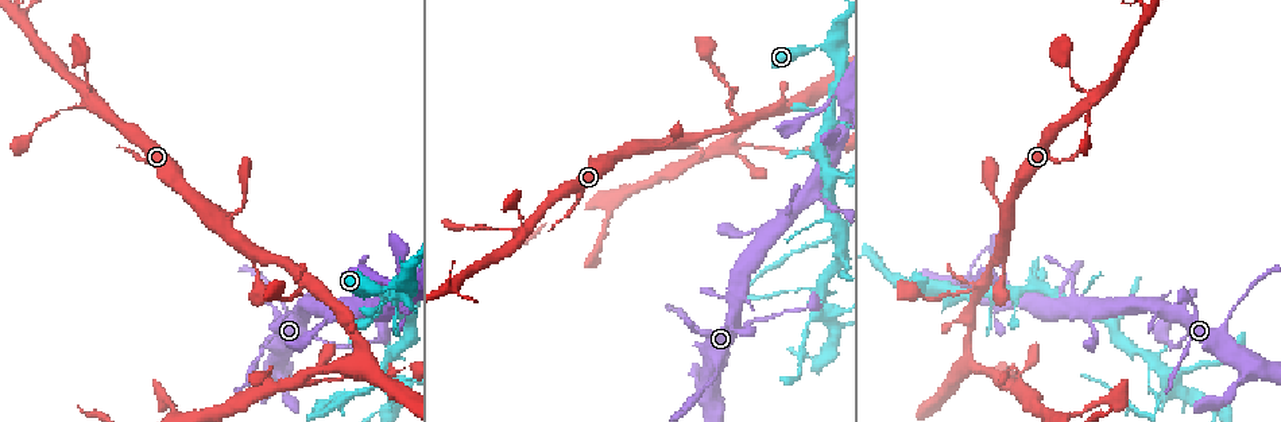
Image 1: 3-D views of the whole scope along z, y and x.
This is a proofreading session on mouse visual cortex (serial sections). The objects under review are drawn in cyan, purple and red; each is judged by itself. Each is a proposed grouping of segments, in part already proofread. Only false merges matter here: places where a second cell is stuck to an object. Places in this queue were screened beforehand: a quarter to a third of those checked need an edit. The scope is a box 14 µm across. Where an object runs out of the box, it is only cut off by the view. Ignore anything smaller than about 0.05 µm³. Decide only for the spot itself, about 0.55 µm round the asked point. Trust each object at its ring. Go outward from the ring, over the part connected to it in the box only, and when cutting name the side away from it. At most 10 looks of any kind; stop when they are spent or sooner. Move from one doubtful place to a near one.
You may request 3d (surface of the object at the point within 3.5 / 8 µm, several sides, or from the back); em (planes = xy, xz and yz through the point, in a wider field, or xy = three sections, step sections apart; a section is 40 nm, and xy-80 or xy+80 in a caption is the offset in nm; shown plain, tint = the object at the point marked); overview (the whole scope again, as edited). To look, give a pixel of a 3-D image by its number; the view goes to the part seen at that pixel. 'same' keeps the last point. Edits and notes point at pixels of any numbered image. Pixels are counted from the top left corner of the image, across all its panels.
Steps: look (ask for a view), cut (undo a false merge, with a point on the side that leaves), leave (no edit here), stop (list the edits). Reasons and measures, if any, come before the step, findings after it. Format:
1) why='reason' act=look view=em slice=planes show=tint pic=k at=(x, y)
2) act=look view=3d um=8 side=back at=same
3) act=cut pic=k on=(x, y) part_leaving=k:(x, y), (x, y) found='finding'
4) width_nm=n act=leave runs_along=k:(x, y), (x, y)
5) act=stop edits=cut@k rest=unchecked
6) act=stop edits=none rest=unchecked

why='thin neck' act=look view=3d um=3.5 pic=1 at=(493, 229)

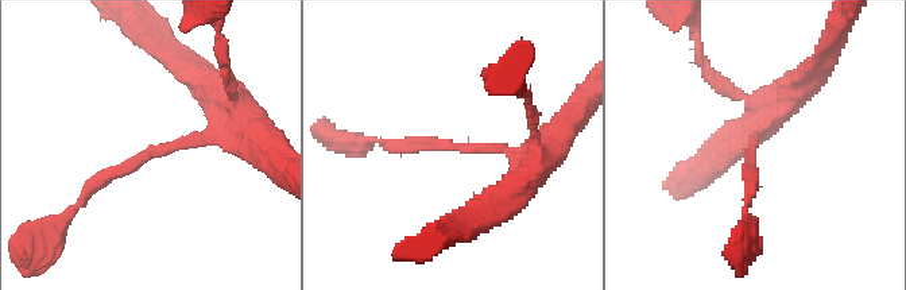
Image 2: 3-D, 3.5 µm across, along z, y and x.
why='need the tissue' act=look view=em slice=xy step=1 show=tint pic=2 at=(154, 149)

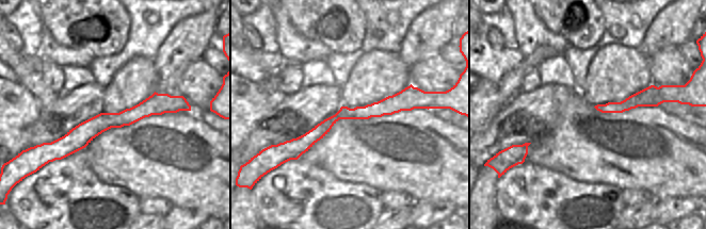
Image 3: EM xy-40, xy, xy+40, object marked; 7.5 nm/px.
why='cut it another way' act=look view=em slice=xy step=2 show=tint at=same

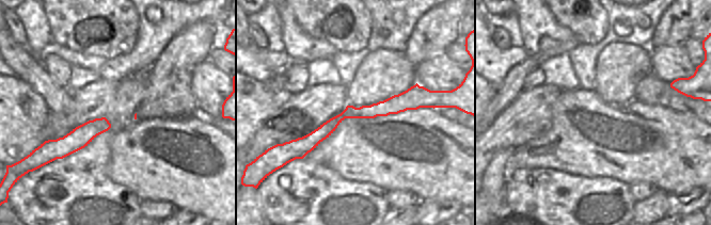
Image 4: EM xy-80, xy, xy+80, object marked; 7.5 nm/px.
arm_widths_nm=150,150 act=leave runs_along=2:(244, 124), (153, 149), (78, 198) found='all the same cell'

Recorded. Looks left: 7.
why='narrows sharply' act=look view=3d um=8 pic=1 at=(729, 144)

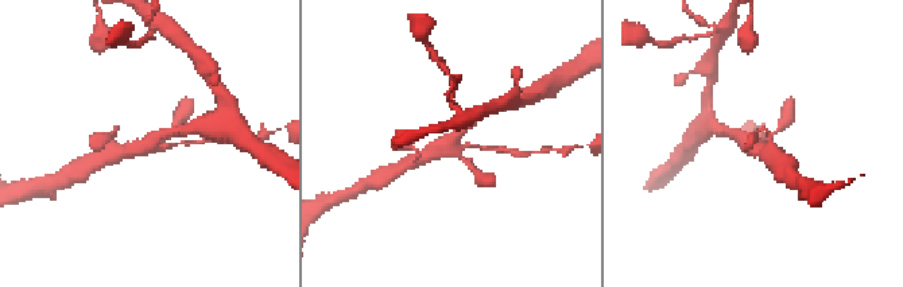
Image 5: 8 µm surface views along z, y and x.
arms=4 arm_widths_nm=100,150,200,400 act=look view=em slice=xy step=2 show=tint pic=5 at=(152, 143)

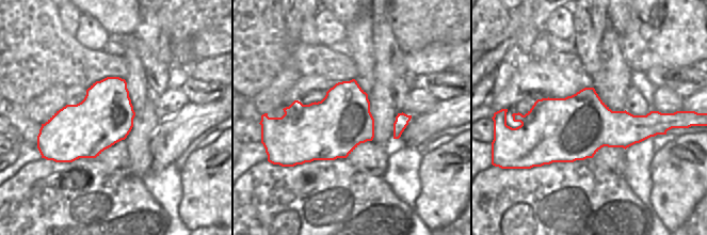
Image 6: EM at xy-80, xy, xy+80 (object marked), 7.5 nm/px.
width_nm=460 act=cut pic=5 on=(499, 148) part_leaving=5:(473, 146), (520, 154), (528, 152) found='a second cell is stuck on'

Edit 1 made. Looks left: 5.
why='redraw' act=look view=overview

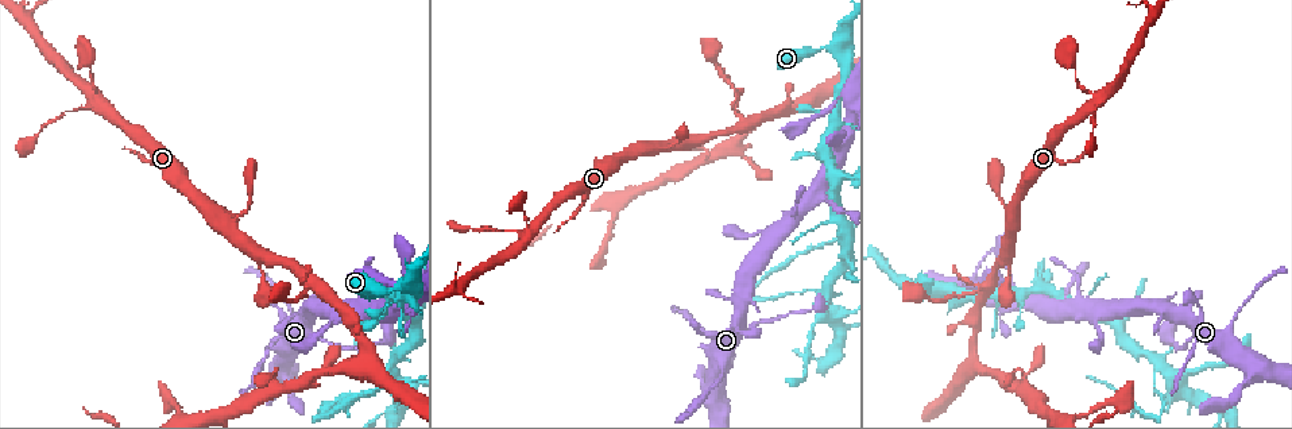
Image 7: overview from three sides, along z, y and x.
why='sudden change in width' act=look view=3d um=8 pic=7 at=(722, 370)

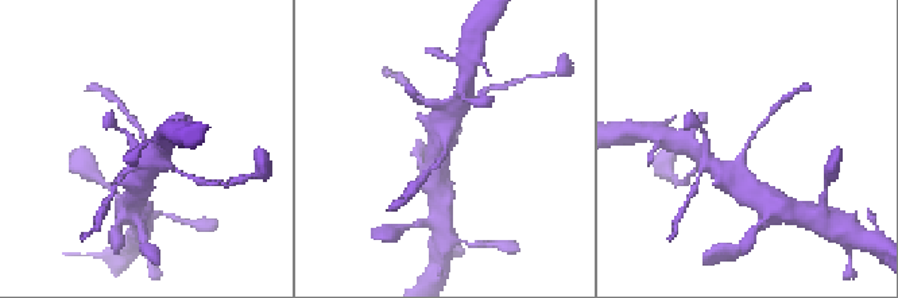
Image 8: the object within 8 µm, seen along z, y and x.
arm_widths_nm=150,600 act=look view=em slice=xy step=1 show=tint pic=8 at=(744, 148)

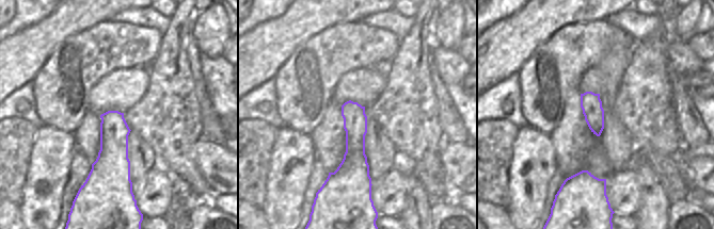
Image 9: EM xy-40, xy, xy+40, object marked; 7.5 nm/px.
act=cut pic=8 on=(131, 117) part_leaving=8:(143, 135), (138, 123), (112, 96) found='two cells meet here'

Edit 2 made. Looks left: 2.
why='a fork' act=look view=3d um=3.5 pic=7 at=(825, 292)

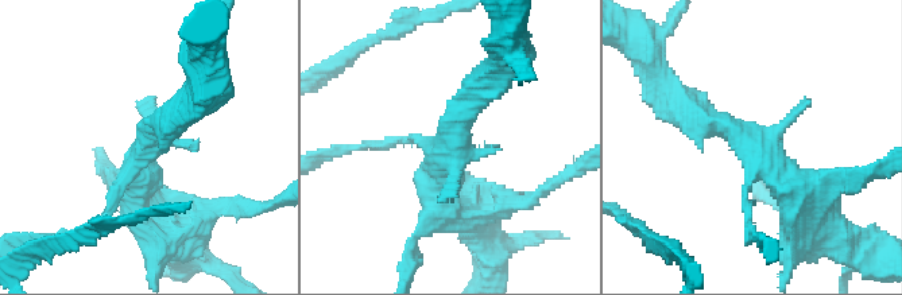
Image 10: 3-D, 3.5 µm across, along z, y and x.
act=look view=em slice=planes show=tint pic=10 at=(752, 152)

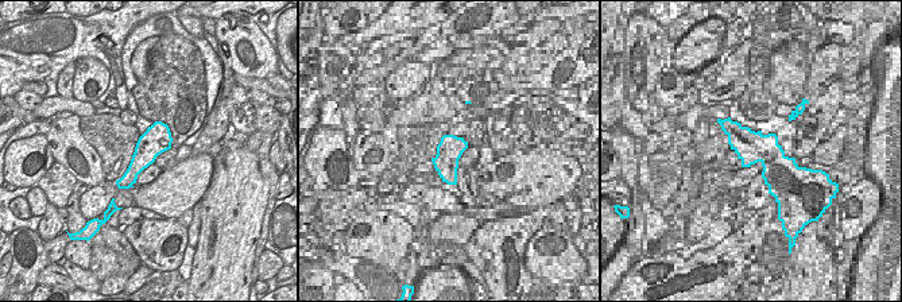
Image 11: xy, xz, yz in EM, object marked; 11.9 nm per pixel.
act=cut pic=10 on=(382, 144) part_leaving=10:(115, 195), (85, 232), (37, 240) found='a second cell is stuck on'

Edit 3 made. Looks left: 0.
act=stop edits=cut@5,cut@8,cut@10 rest=unchecked

